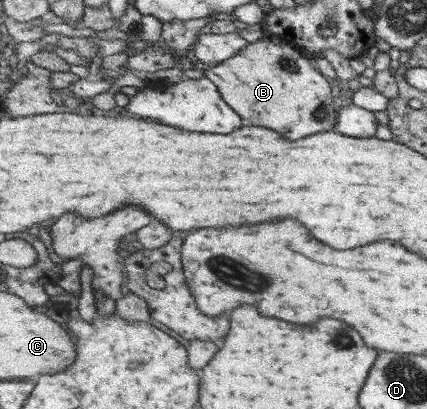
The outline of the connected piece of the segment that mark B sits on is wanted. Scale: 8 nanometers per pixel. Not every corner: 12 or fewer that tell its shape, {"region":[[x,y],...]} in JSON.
{"region":[[265,33],[204,76],[245,124],[335,131],[330,79]]}

